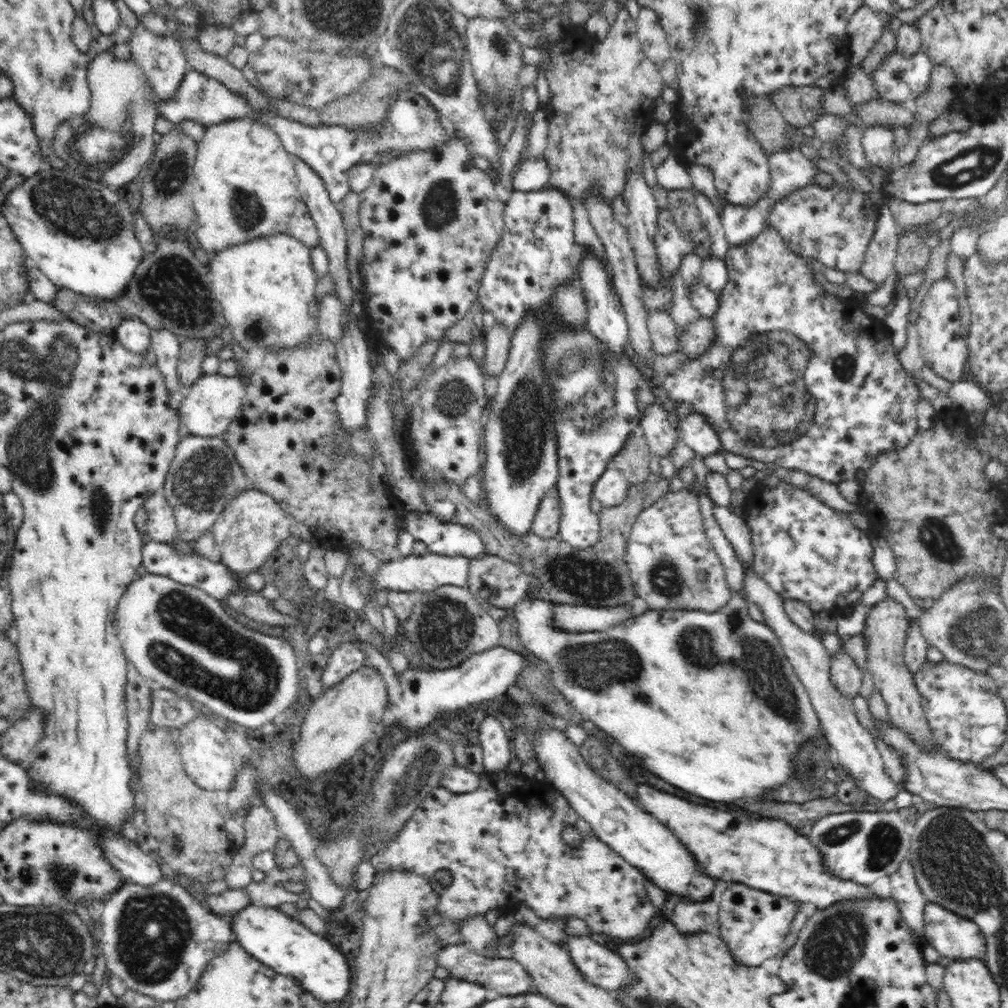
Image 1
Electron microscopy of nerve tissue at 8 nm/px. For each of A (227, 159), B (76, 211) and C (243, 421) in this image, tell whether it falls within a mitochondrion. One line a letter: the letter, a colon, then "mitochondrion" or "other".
A: other
B: mitochondrion
C: other

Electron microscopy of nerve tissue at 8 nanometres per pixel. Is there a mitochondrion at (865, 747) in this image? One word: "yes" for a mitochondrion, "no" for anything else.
no

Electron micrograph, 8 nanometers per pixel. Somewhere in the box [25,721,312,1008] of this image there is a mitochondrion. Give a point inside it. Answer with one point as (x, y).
(153, 931)

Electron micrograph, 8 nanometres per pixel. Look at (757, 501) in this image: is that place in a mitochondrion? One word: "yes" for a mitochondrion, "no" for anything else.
no

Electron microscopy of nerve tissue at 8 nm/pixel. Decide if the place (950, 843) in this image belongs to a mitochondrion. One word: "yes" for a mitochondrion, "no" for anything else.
yes

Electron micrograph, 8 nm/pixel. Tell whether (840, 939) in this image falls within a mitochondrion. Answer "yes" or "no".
yes

